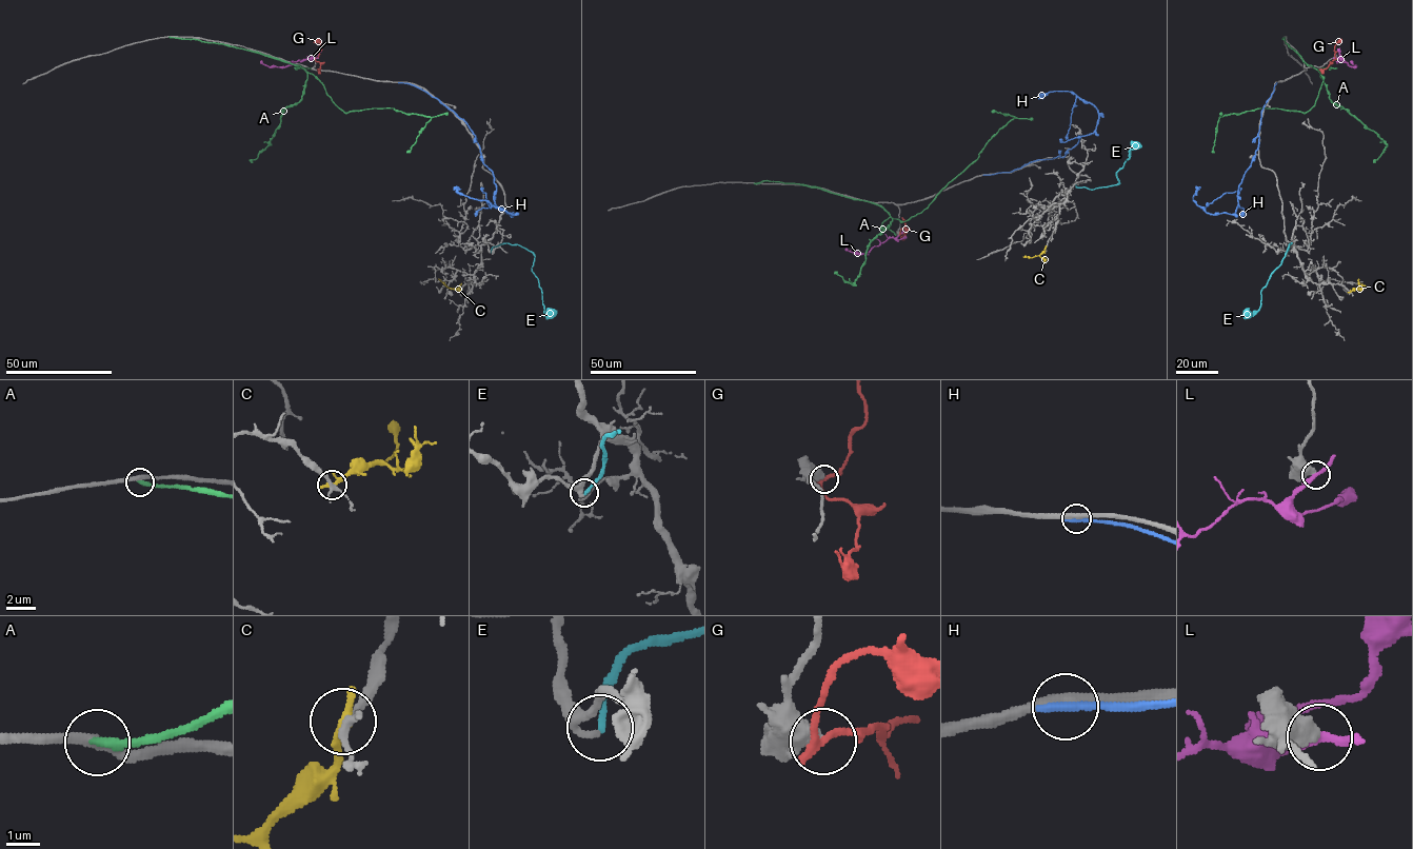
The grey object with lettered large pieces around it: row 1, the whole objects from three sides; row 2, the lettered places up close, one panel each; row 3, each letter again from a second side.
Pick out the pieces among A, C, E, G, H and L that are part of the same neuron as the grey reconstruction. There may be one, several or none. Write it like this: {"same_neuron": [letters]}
{"same_neuron": ["E"]}

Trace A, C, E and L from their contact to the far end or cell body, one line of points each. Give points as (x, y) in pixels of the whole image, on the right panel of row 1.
A: (1285, 37), (1287, 43), (1322, 77), (1314, 104), (1305, 113), (1259, 109), (1220, 117), (1213, 153)
C: (1350, 292), (1358, 288), (1358, 279)
E: (1287, 252), (1281, 263), (1262, 289), (1259, 308), (1251, 314), (1248, 310)
L: (1336, 58), (1355, 66), (1350, 61)

